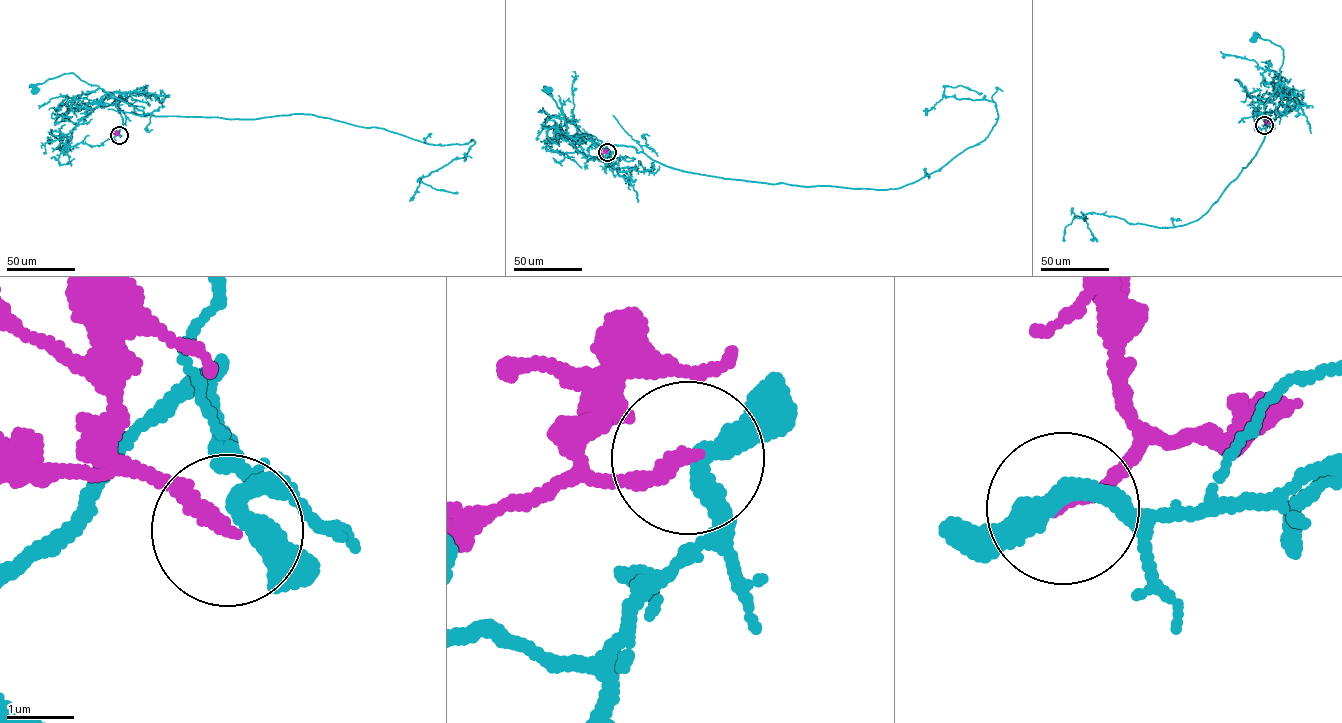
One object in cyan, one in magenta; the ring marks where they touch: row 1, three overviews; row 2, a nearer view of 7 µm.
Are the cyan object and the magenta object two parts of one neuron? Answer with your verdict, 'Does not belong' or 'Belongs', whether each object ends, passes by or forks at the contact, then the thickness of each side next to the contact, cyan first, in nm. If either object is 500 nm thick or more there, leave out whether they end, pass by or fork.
Does not belong. At the ring cyan passes by. At the ring magenta ends. Thickness 320 nm (cyan) against 200 nm

